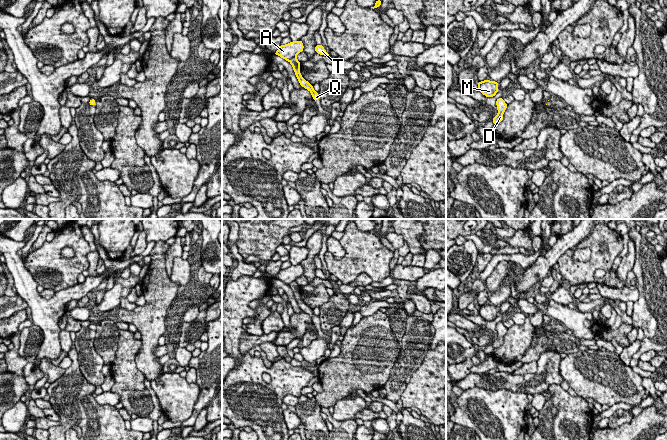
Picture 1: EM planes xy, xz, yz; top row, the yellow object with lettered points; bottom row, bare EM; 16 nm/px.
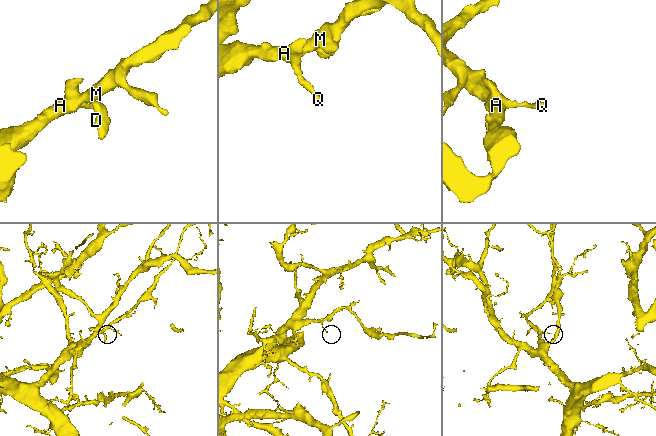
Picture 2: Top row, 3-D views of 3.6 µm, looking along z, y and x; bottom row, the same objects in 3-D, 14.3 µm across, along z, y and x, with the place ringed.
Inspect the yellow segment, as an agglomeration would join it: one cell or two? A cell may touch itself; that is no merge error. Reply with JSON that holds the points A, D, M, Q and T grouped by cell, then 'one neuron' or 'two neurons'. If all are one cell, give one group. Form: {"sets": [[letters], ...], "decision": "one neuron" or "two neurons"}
{"sets": [["A", "D", "M", "Q", "T"]], "decision": "one neuron"}

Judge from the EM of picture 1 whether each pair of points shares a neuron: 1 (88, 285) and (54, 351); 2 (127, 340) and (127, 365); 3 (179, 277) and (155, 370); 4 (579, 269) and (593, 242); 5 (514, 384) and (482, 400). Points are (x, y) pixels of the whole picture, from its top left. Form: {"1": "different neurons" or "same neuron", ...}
{"1": "same neuron", "2": "same neuron", "3": "different neurons", "4": "same neuron", "5": "different neurons"}

